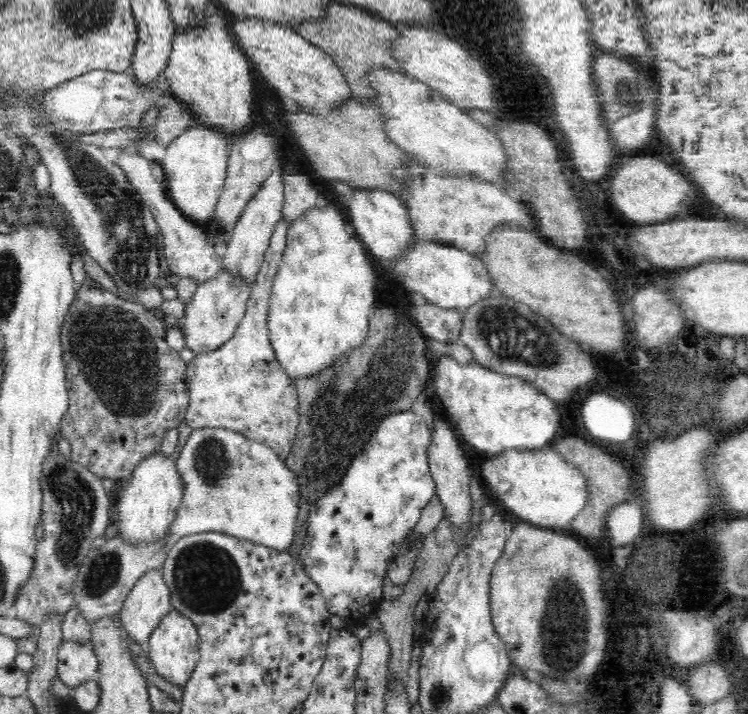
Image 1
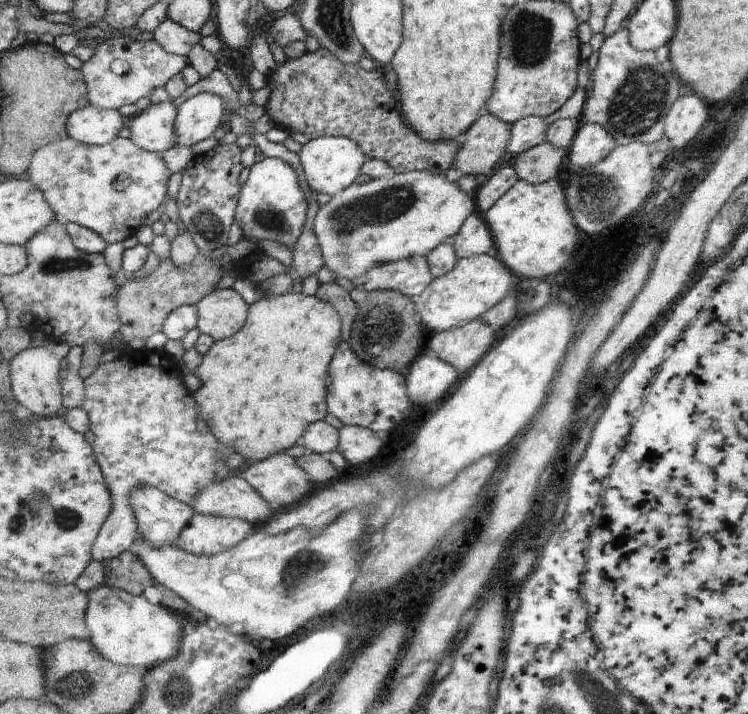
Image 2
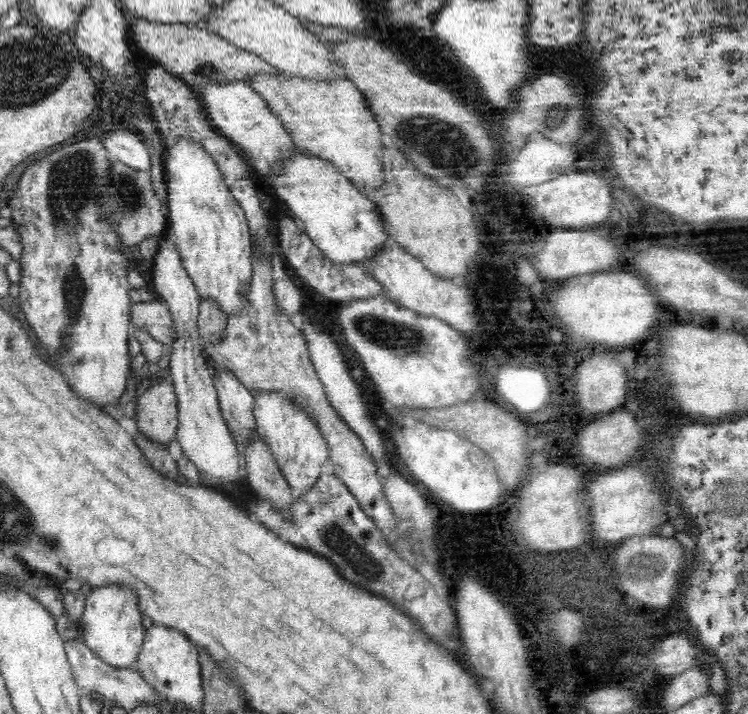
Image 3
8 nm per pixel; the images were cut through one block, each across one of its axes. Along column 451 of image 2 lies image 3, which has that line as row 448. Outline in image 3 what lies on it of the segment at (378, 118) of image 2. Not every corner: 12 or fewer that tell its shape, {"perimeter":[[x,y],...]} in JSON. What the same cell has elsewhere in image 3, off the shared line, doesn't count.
{"perimeter":[[139,432],[135,442],[160,474],[179,480],[168,445]]}

